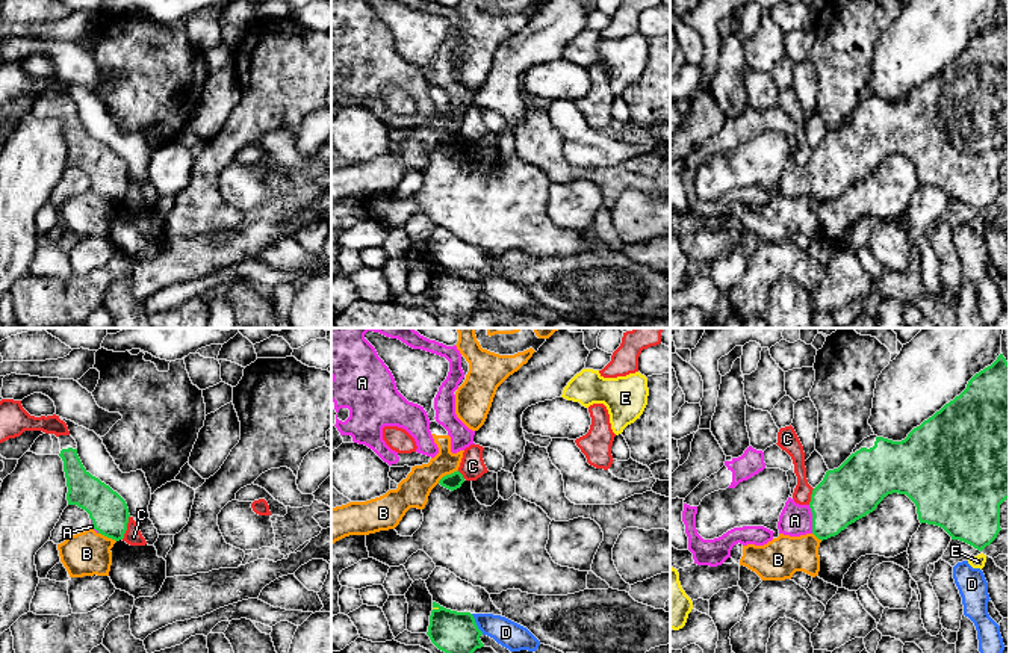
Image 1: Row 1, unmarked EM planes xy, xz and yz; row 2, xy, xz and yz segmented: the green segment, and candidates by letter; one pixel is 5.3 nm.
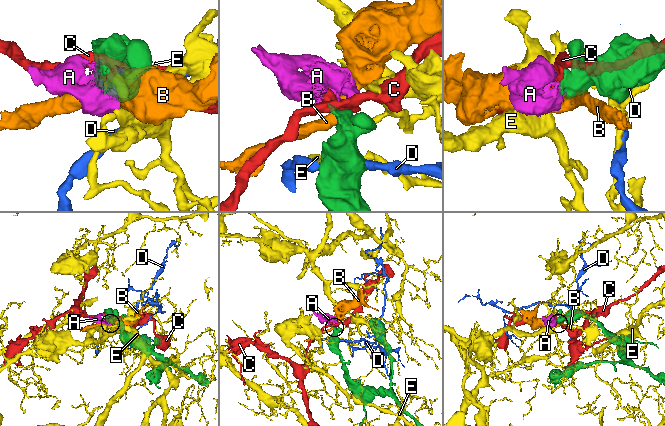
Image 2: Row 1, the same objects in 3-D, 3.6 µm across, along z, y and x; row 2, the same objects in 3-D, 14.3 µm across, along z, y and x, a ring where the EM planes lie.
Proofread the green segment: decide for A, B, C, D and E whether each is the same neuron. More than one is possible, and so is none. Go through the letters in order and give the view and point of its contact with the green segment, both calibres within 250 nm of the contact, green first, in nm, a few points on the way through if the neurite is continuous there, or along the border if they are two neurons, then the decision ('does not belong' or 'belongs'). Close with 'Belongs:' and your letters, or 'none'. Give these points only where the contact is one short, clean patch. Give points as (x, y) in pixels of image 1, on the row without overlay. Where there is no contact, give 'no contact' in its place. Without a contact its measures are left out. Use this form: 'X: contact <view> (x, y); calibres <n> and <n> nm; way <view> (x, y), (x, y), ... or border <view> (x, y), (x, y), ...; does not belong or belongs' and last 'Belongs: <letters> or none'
A: contact yz (813, 180); calibres 300 and 170 nm; belongs
B: contact xz (447, 136); calibres 90 and 170 nm; border xz (457, 130), (447, 135), (437, 144); does not belong
C: contact xy (126, 189); calibres 200 and 90 nm; does not belong
D: contact xz (475, 286); calibres 240 and 140 nm; border xz (471, 275), (483, 295); does not belong
E: contact xz (460, 318); calibres 240 and 70 nm; does not belong
Belongs: A

